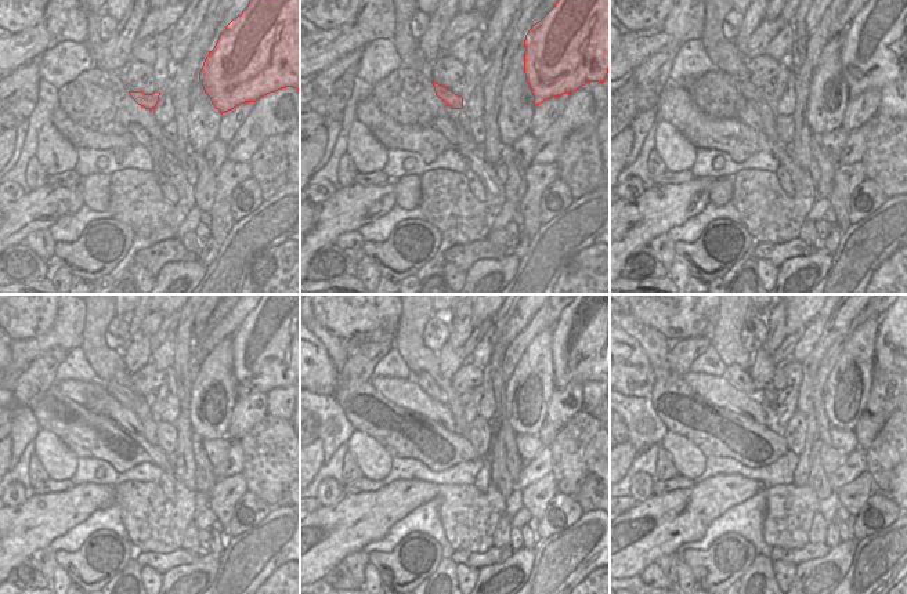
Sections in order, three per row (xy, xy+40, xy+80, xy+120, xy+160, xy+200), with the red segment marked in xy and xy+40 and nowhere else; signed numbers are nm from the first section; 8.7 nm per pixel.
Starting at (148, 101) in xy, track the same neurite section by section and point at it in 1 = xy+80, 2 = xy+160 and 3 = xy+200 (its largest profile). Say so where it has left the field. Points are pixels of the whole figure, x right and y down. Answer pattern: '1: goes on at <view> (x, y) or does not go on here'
1: goes on at xy+80 (751, 93)
2: goes on at xy+160 (423, 380)
3: goes on at xy+200 (736, 376)

